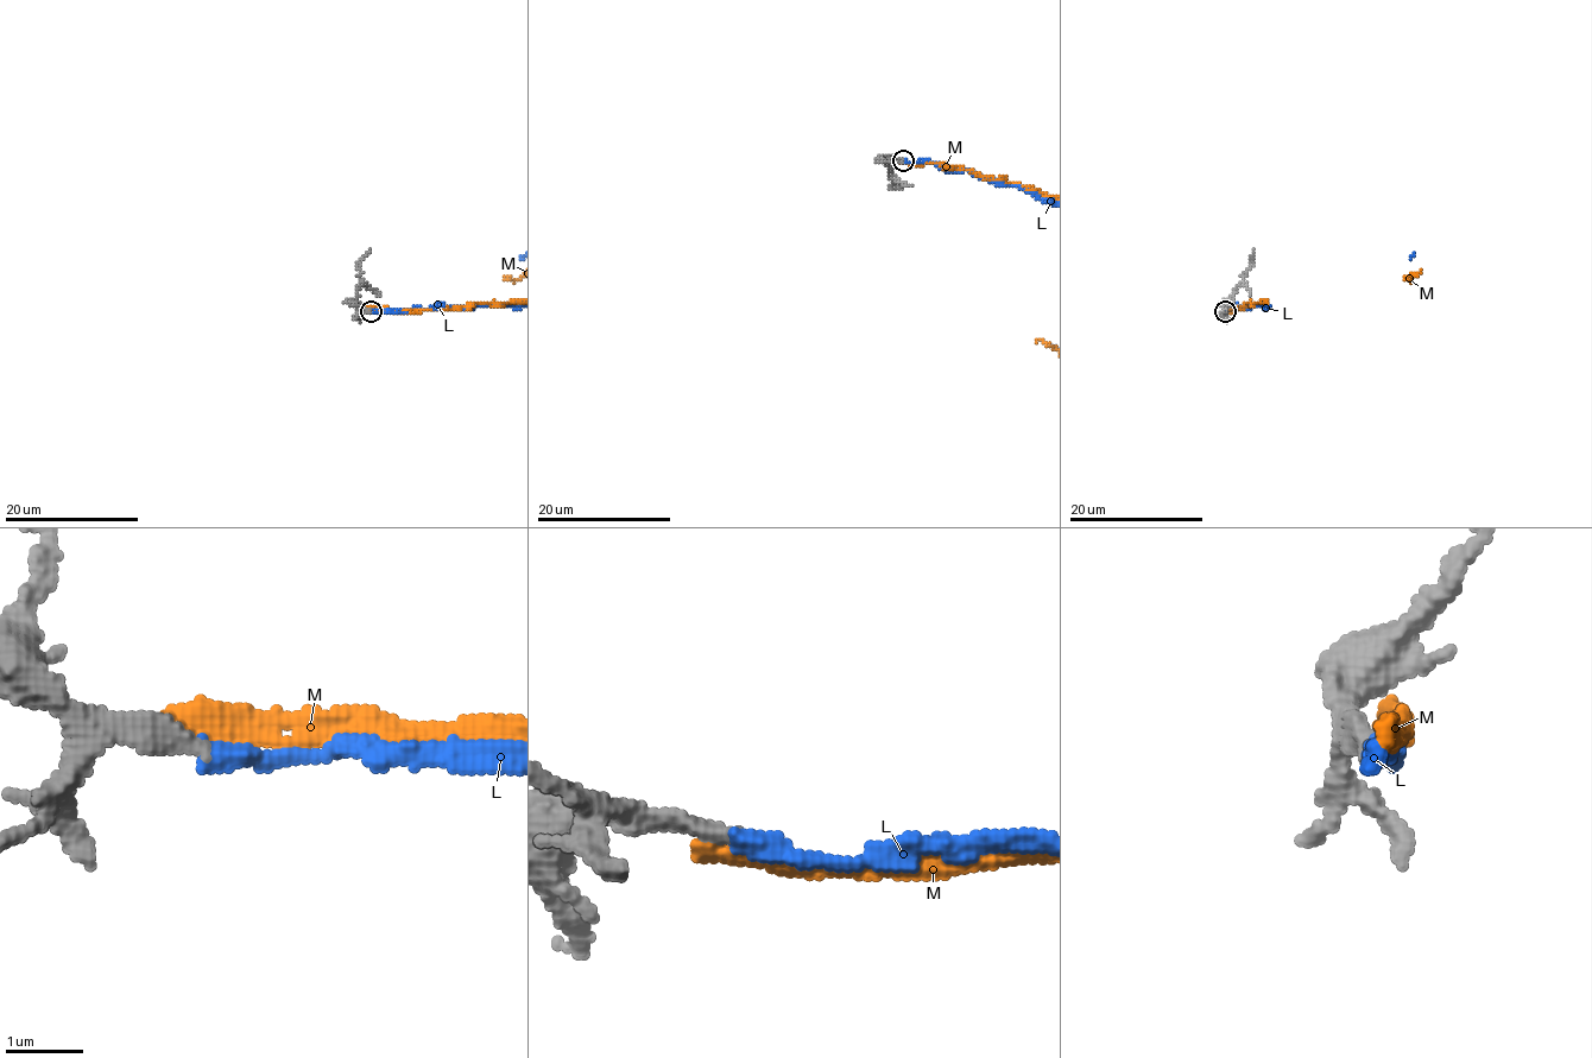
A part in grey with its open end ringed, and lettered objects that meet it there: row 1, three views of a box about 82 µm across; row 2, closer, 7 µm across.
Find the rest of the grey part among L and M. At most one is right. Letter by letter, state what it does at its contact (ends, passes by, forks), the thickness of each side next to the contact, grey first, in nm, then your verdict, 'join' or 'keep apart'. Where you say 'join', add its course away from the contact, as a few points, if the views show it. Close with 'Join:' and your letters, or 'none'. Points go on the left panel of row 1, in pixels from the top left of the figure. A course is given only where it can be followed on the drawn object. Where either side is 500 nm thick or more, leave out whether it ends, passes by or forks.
L: it ends | 300/280 nm | join
M: it ends | 340/300 nm | keep apart
Join: L

